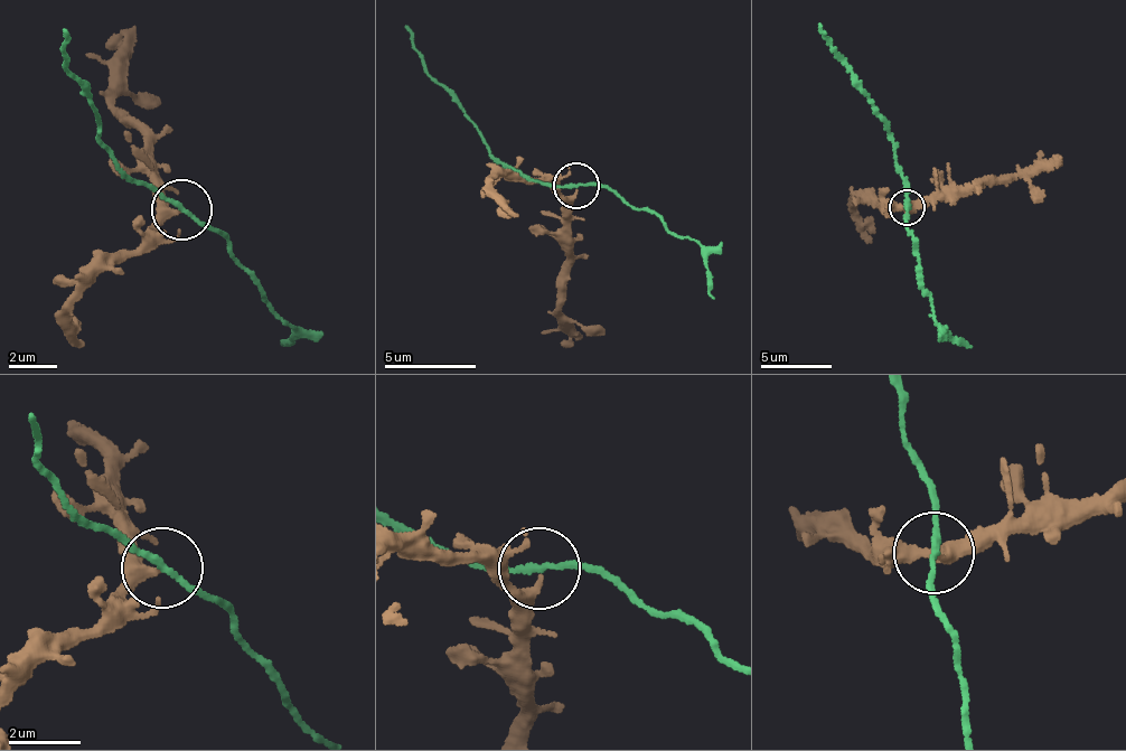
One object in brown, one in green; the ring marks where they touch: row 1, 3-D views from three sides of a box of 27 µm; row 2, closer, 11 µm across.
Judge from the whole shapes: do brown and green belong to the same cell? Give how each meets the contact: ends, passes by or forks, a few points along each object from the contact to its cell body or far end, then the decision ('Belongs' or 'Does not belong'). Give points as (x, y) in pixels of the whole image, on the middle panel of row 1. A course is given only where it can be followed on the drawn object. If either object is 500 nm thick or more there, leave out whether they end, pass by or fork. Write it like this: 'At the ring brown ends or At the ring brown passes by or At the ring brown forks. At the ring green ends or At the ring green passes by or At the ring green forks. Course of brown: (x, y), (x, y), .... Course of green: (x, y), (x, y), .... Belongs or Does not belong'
At the ring brown passes by. At the ring green passes by. Course of brown: (578, 189), (559, 319), (580, 334). Course of green: (578, 185), (527, 177), (497, 161), (484, 134), (425, 72), (403, 26). Does not belong

